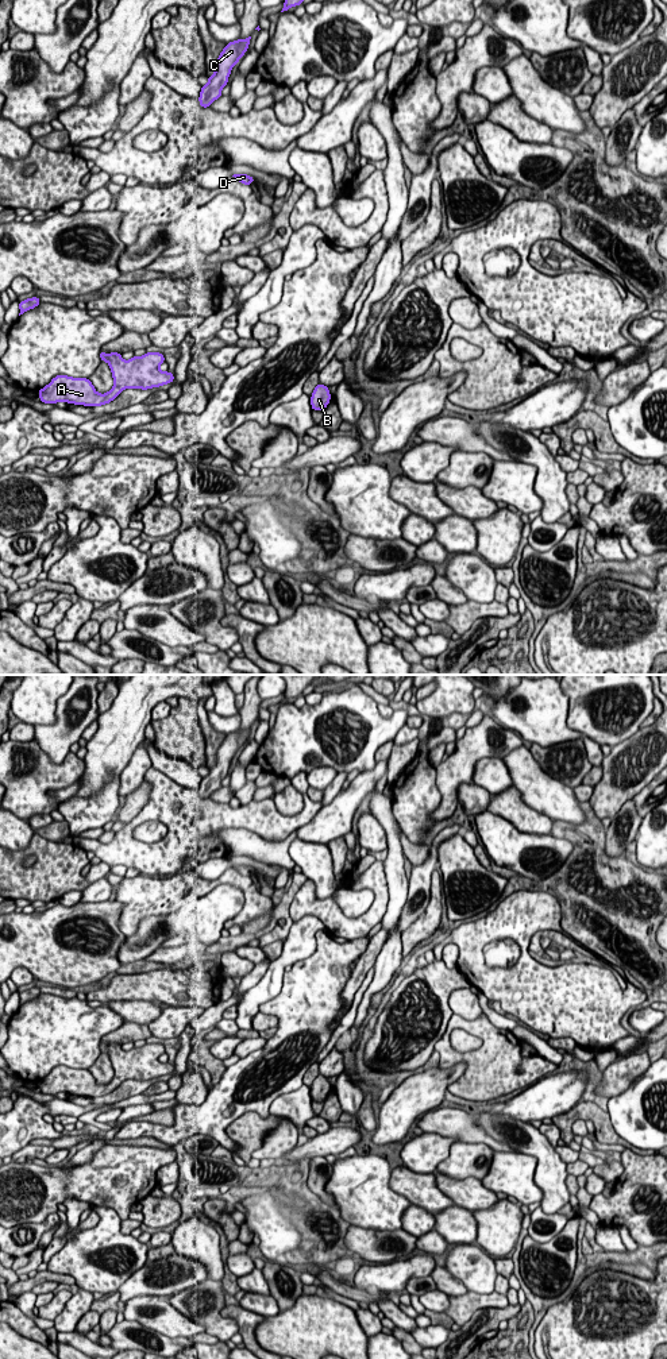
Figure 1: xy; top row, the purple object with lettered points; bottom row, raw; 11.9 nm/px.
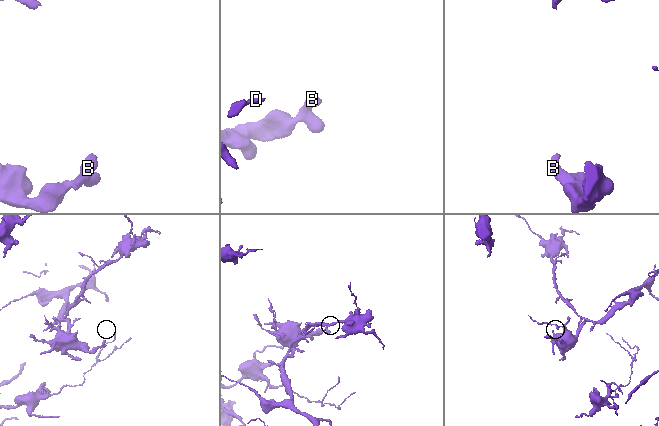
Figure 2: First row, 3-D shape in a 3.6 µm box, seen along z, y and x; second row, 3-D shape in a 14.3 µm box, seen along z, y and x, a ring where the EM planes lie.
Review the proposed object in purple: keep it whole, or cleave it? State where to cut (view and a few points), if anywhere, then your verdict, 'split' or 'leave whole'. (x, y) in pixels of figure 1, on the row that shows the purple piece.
no cut; leave whole

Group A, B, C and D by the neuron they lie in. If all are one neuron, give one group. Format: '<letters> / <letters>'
A B C D

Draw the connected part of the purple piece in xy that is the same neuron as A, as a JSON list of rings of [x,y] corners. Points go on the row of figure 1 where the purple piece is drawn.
[[[100,351],[100,360],[107,362],[112,372],[113,387],[108,393],[97,393],[89,378],[59,374],[38,391],[41,402],[101,406],[113,401],[126,389],[147,390],[174,381],[174,374],[159,370],[159,366],[165,362],[163,354],[159,352],[134,355],[130,360],[124,360],[119,352],[105,354]]]

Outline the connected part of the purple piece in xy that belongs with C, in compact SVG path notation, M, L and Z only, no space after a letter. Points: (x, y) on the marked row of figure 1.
M251 36L225 45L216 61L215 73L208 77L208 84L201 86L198 97L200 107L209 108L215 100L223 96L221 90L228 84L231 70L247 51L250 39Z

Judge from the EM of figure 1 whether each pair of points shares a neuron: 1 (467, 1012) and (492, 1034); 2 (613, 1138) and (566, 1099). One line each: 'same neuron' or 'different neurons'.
1: different neurons
2: different neurons

